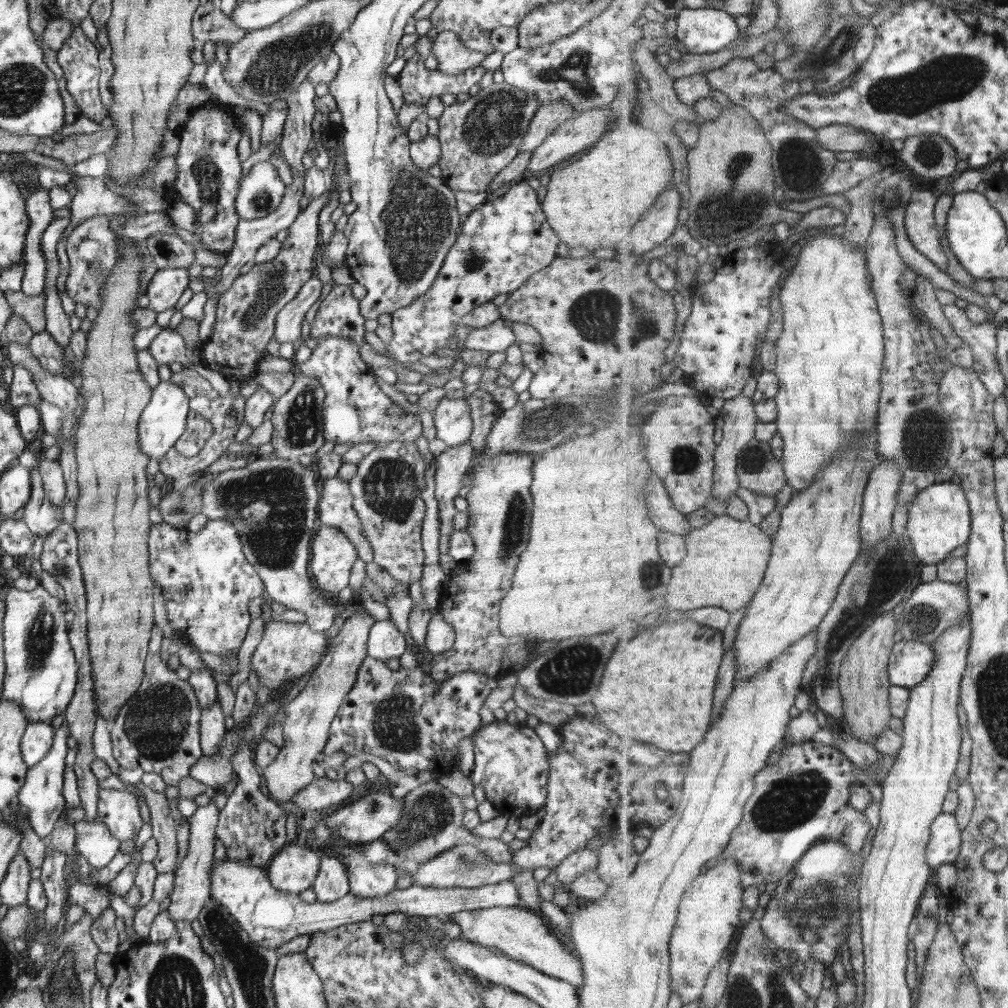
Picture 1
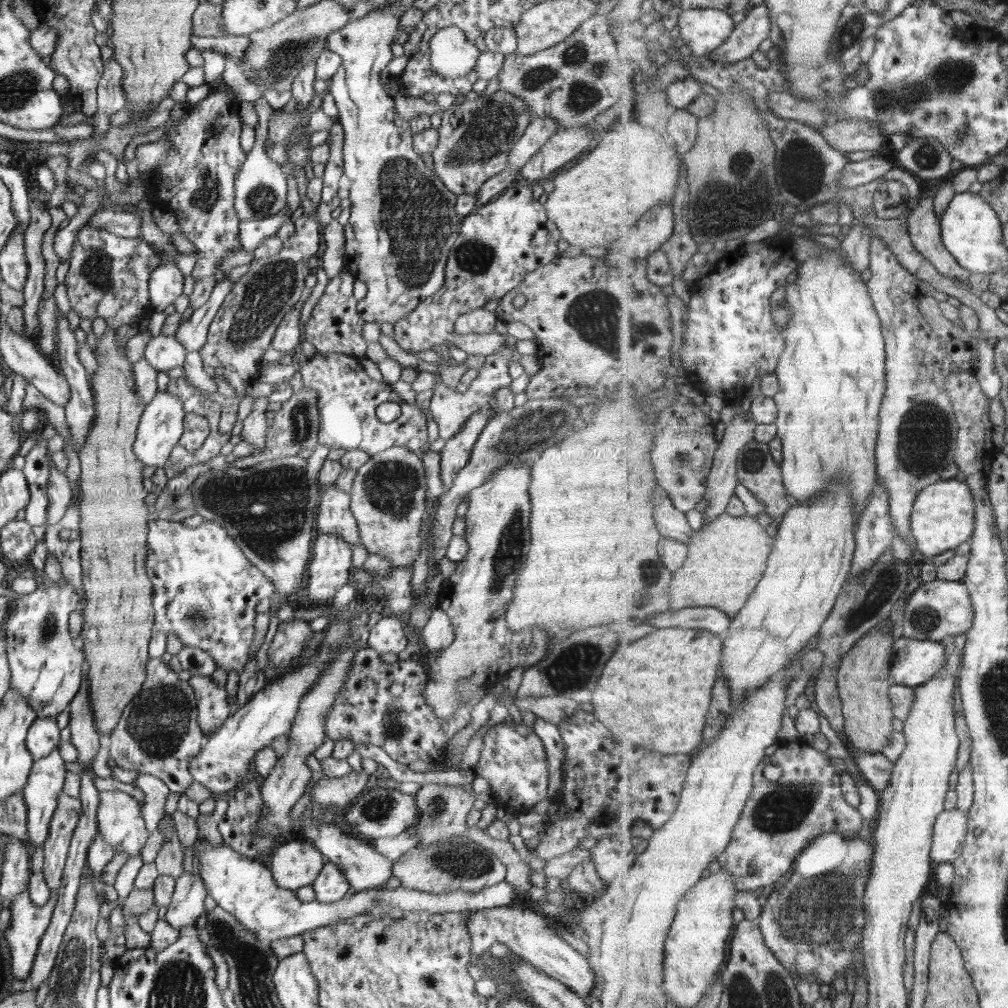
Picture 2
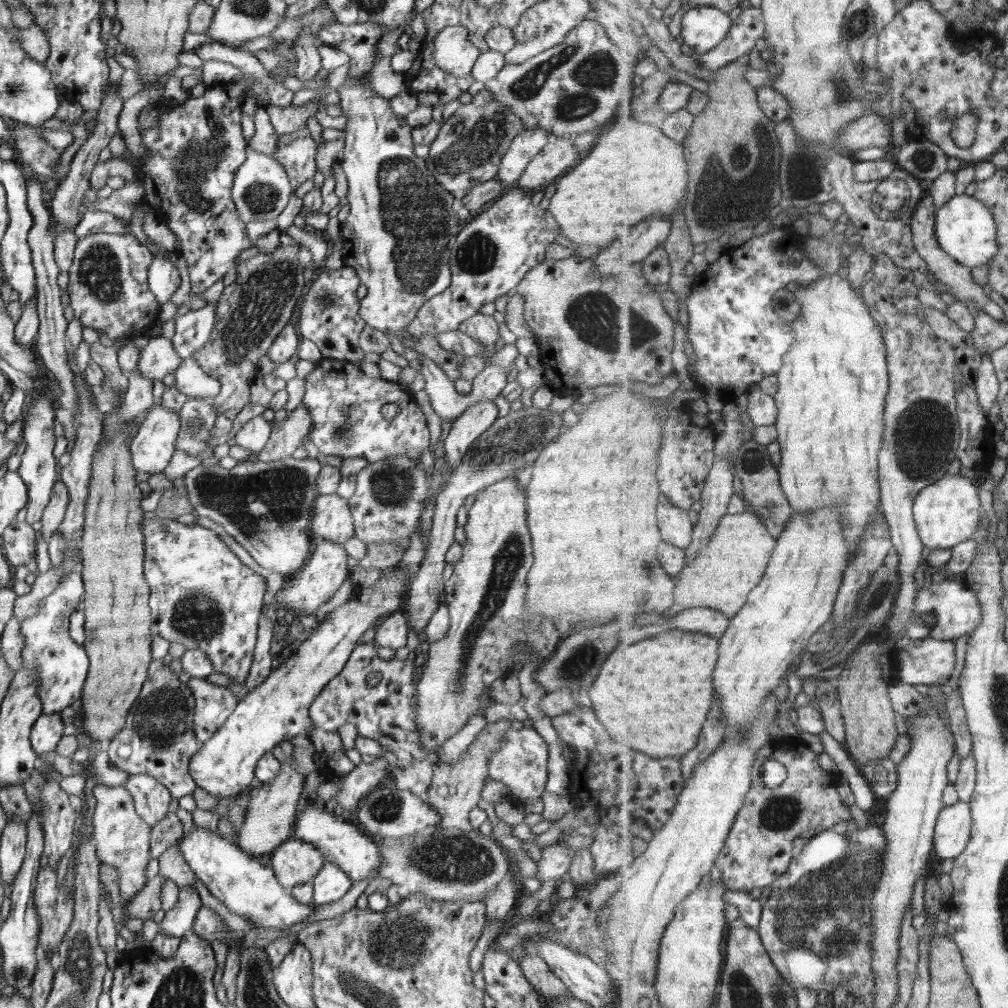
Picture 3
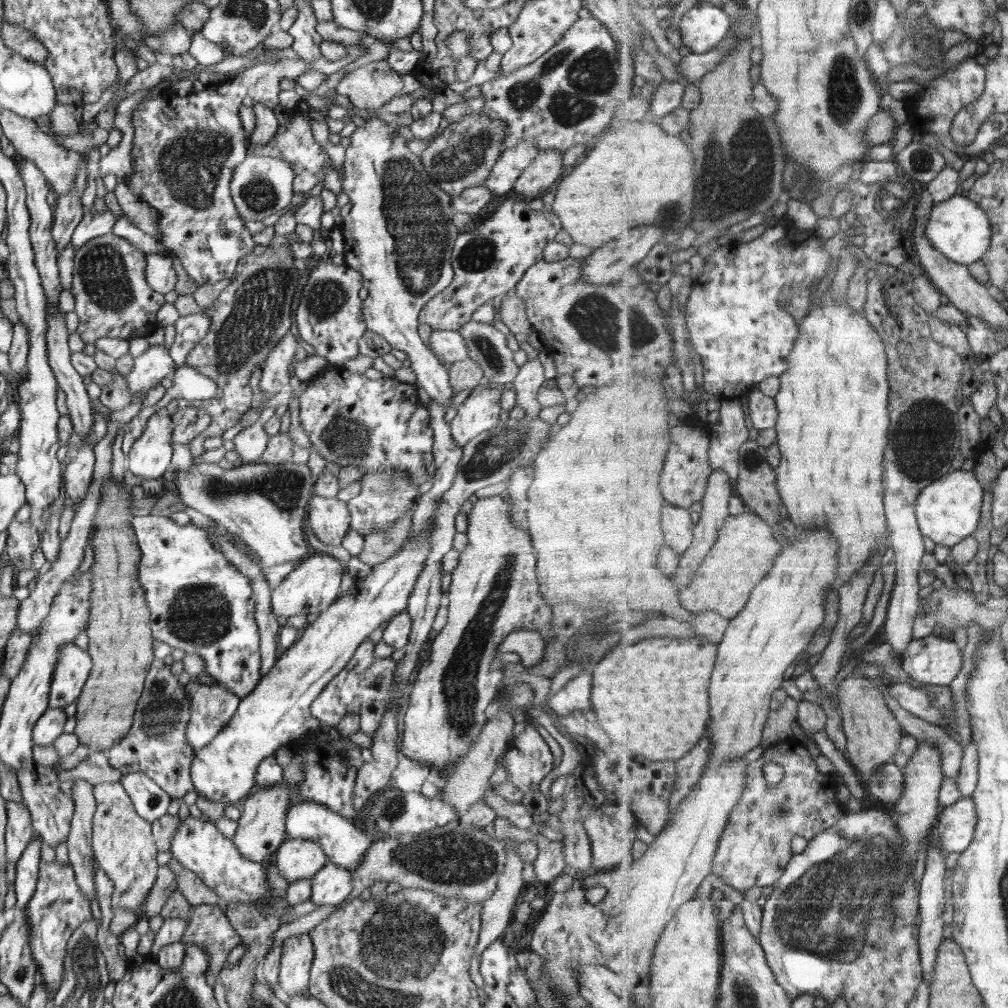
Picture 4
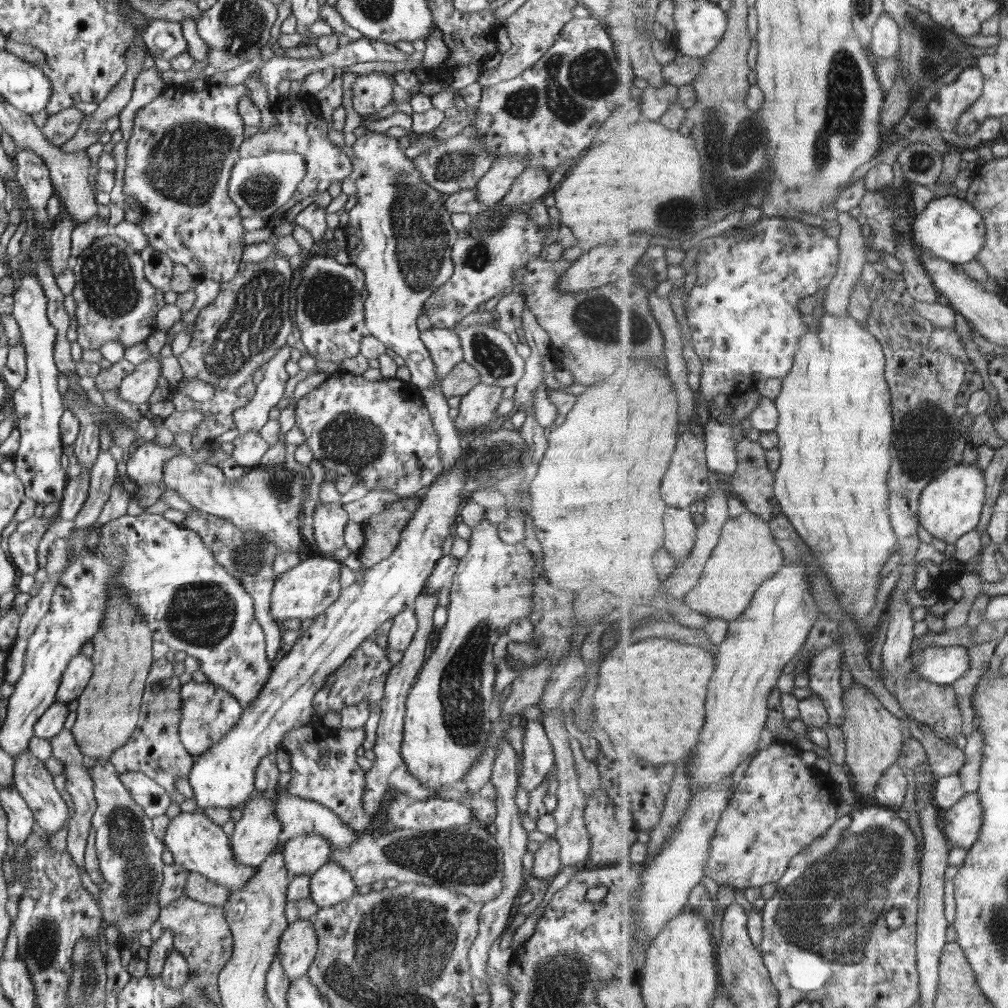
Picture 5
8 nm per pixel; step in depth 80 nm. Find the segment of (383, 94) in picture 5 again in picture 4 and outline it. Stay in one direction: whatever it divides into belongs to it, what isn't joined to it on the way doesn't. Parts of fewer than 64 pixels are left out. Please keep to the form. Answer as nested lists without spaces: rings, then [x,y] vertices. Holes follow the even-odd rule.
[[[386,58],[360,66],[338,82],[339,95],[347,96],[356,108],[378,110],[403,91],[404,80]]]

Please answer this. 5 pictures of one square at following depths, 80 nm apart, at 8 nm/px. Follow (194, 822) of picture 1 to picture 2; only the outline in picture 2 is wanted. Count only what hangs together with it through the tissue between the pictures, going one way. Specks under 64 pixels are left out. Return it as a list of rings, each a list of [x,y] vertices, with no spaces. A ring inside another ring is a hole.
[[[194,860],[194,868],[196,874],[184,871],[178,878],[175,878],[174,896],[172,896],[172,902],[167,907],[168,912],[165,921],[178,930],[185,926],[195,927],[197,920],[205,912],[204,899],[208,895],[208,891],[199,870],[197,871],[196,860]]]

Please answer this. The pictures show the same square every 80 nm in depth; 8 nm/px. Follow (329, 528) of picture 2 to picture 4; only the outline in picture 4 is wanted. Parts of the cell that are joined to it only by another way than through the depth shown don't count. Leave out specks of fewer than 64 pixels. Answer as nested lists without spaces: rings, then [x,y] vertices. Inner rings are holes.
[[[314,495],[308,506],[308,519],[316,538],[330,546],[340,546],[351,527],[351,514],[347,502],[337,497]]]

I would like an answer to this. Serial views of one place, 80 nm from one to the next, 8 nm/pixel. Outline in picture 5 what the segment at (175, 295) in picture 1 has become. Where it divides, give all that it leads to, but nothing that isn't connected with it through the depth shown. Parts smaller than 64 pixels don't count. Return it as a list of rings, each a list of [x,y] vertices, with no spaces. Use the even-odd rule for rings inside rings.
[[[149,244],[139,253],[141,254],[142,271],[150,285],[161,289],[163,292],[169,290],[173,276],[171,258],[166,253],[152,248]]]

